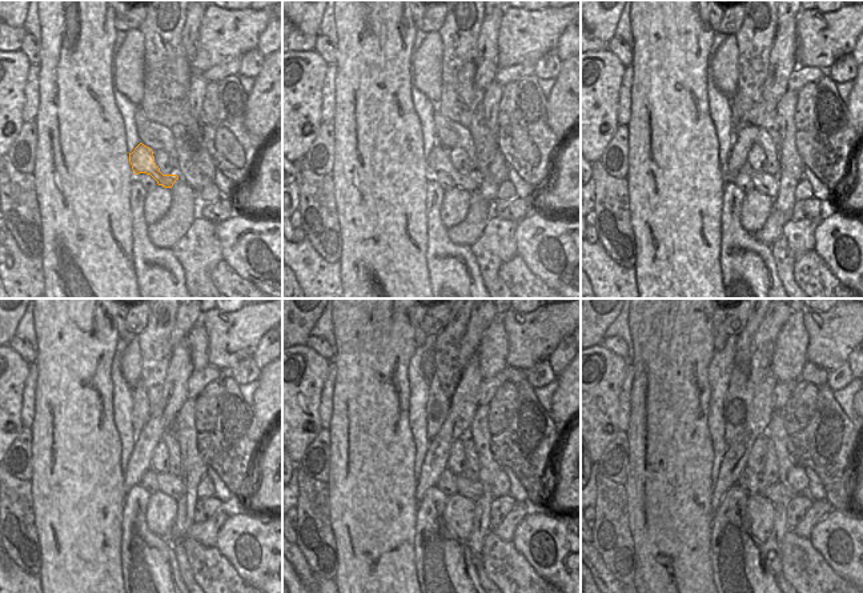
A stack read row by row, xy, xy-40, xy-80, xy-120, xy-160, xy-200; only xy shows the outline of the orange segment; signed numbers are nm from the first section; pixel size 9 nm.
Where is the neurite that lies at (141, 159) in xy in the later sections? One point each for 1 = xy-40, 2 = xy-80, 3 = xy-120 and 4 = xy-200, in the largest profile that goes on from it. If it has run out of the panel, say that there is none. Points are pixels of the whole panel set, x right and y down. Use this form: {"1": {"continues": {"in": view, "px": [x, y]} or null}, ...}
{"1": {"continues": {"in": "xy-40", "px": [438, 160]}}, "2": {"continues": {"in": "xy-80", "px": [765, 183]}}, "3": {"continues": {"in": "xy-120", "px": [172, 485]}}, "4": {"continues": {"in": "xy-200", "px": [778, 493]}}}

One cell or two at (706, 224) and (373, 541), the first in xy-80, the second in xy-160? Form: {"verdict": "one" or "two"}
{"verdict": "one"}

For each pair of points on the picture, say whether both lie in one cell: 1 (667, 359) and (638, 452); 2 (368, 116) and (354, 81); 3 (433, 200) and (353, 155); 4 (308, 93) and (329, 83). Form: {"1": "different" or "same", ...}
{"1": "same", "2": "same", "3": "different", "4": "different"}

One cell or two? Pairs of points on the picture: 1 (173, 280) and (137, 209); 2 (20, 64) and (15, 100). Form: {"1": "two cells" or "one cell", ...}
{"1": "one cell", "2": "one cell"}

